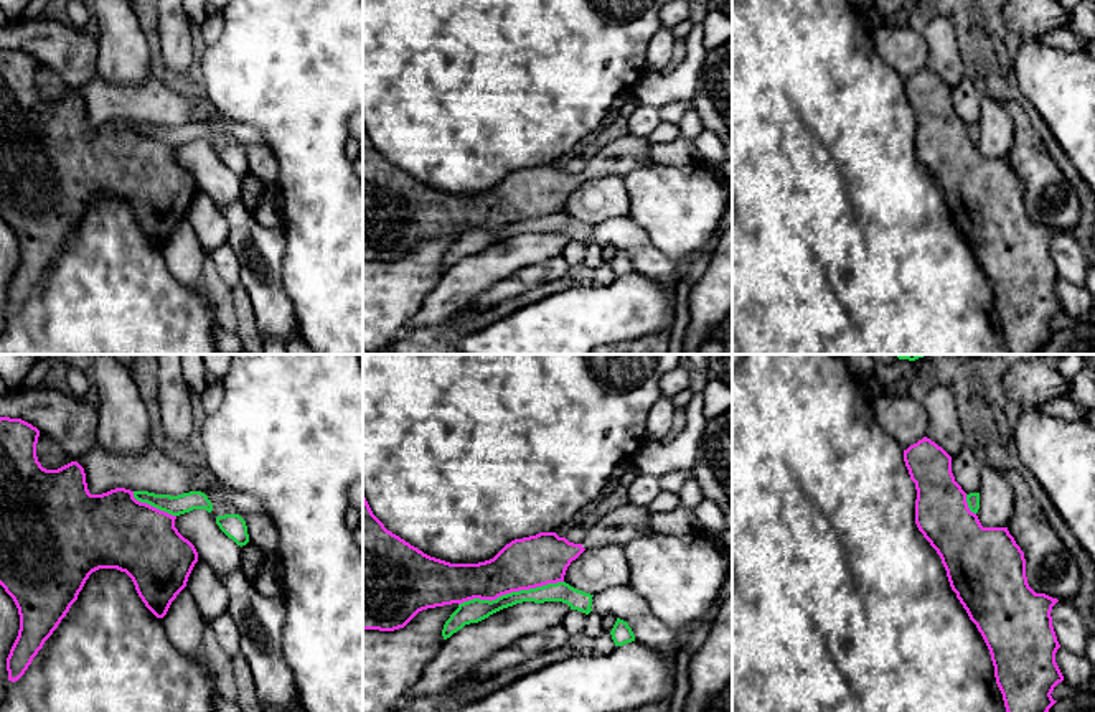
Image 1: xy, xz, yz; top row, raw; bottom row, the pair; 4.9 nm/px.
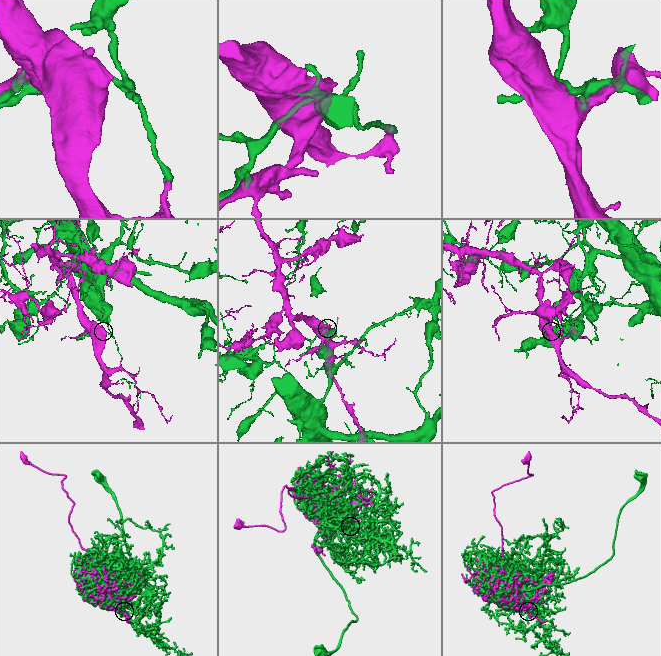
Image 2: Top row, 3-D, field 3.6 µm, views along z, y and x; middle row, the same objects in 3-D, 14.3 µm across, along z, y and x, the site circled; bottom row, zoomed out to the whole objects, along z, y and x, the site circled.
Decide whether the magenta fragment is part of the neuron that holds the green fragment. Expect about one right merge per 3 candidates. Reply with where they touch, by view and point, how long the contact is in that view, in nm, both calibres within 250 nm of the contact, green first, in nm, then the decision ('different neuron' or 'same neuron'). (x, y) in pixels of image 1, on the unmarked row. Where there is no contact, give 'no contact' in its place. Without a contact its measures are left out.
xz (512, 223) | 550 nm | 120/240 nm | different neuron

